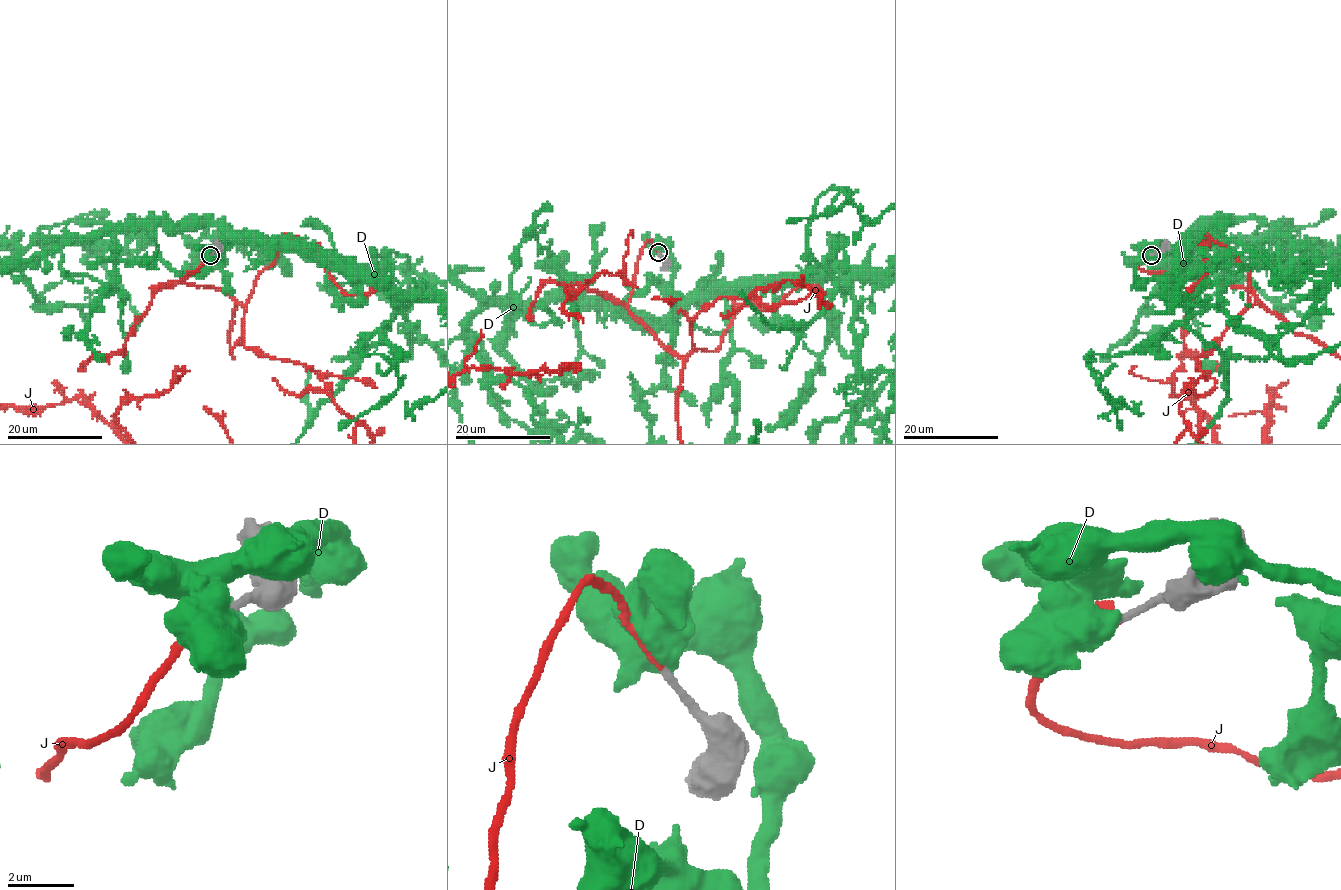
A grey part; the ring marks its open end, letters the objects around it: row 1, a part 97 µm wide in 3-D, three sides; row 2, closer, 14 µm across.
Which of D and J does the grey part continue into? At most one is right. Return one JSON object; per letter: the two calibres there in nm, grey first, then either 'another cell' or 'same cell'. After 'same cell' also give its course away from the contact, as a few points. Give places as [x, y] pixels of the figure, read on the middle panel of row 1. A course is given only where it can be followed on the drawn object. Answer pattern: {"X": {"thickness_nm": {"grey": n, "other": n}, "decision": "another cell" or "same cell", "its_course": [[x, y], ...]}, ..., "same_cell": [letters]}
{"D": {"thickness_nm": {"grey": 240, "other": 650}, "decision": "another cell"}, "J": {"thickness_nm": {"grey": 240, "other": 280}, "decision": "same cell"}, "same_cell": ["J"]}

